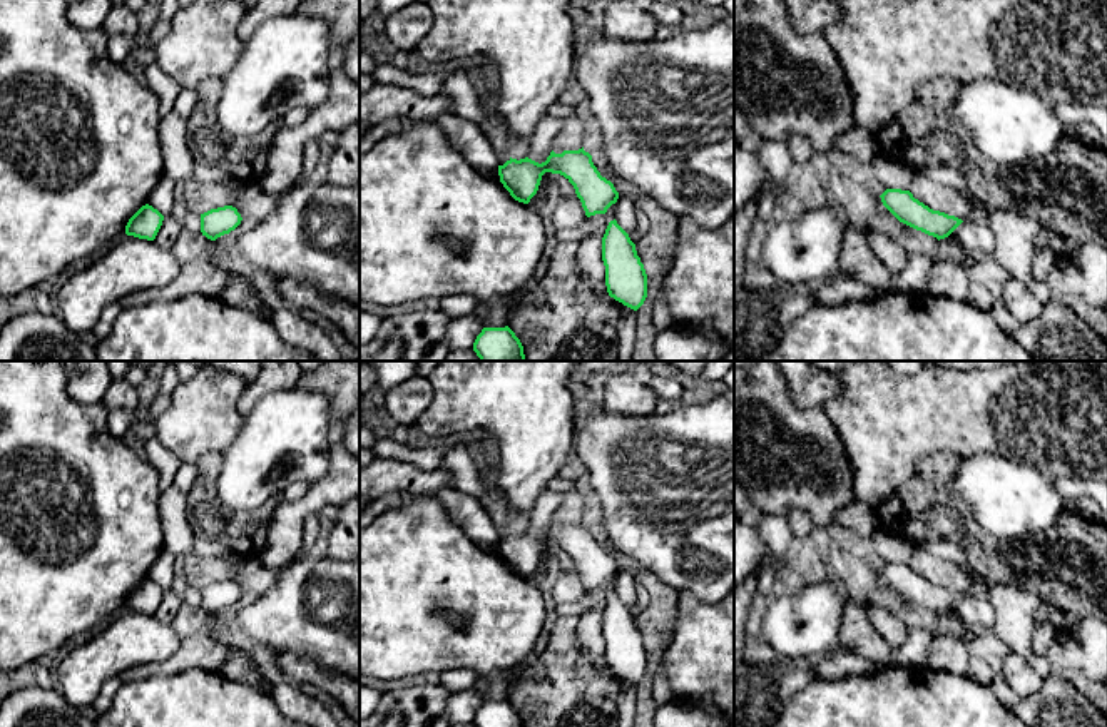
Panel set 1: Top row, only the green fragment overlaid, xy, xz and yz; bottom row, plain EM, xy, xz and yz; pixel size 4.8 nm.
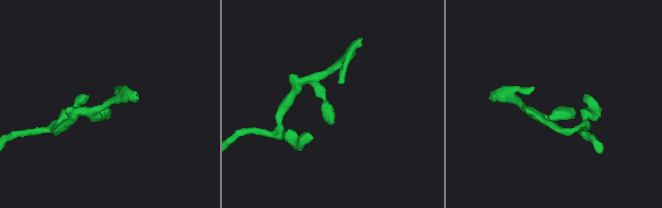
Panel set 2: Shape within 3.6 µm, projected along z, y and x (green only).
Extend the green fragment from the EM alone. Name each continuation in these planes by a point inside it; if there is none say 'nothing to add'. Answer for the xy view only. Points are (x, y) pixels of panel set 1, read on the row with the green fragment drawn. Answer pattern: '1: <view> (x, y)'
nothing to add

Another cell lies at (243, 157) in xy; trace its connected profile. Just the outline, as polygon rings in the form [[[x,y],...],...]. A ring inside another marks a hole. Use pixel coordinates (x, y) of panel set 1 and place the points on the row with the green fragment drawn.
[[[221,77],[197,85],[197,105],[187,119],[187,145],[194,162],[214,164],[227,170],[239,184],[261,182],[268,169],[268,152],[279,130],[274,122],[253,137],[234,137],[216,119]]]

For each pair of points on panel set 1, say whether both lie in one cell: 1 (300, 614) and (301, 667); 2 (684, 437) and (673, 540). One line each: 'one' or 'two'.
1: two
2: one

